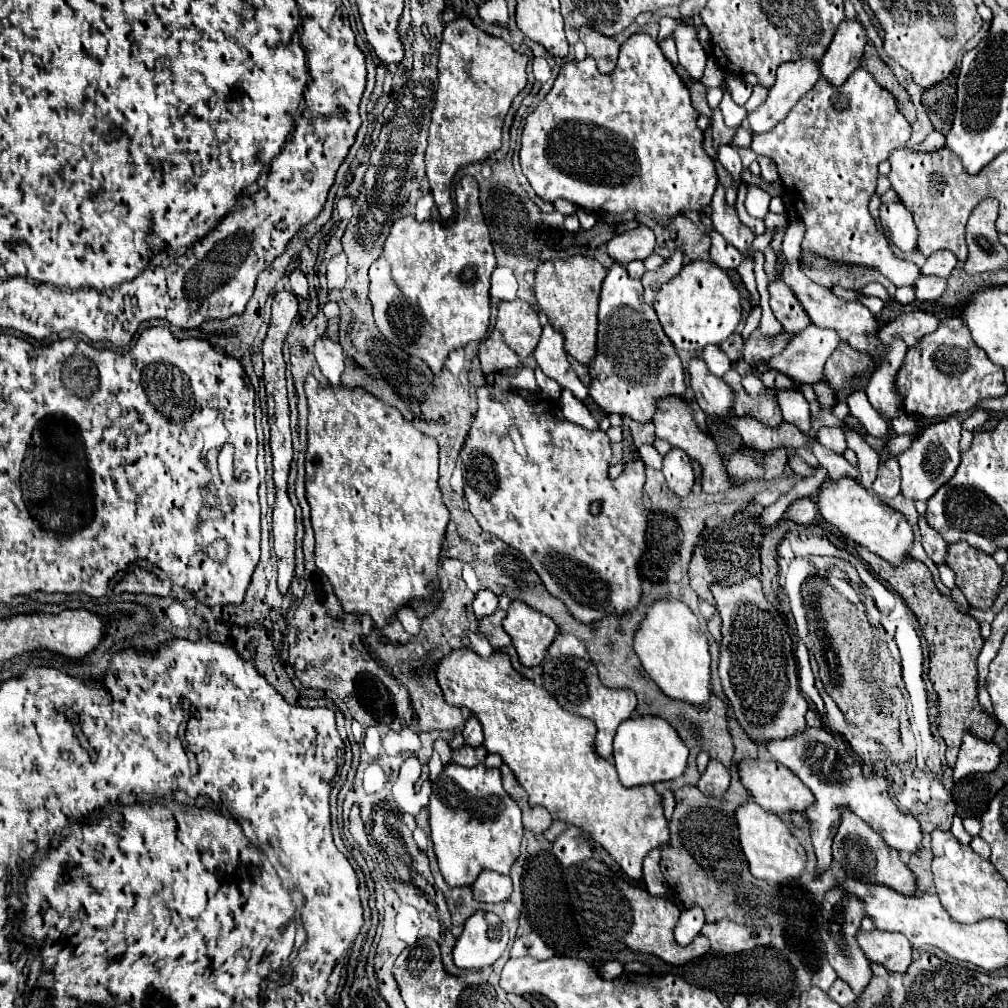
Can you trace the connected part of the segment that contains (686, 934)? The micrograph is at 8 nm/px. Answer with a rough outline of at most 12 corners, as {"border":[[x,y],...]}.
{"border":[[700,906],[684,910],[674,930],[678,944],[700,934],[704,912]]}

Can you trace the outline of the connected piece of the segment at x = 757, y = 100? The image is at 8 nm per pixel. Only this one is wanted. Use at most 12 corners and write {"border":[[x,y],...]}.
{"border":[[754,86],[750,100],[744,104],[748,112],[754,112],[768,96],[768,90]]}

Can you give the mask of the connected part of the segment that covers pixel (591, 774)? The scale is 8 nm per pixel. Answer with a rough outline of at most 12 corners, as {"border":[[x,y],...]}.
{"border":[[504,652],[436,664],[530,806],[582,828],[630,878],[668,842],[662,798],[626,788]]}

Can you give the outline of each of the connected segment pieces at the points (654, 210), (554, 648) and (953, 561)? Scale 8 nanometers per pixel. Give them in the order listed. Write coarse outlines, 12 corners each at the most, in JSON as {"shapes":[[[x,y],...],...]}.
{"shapes":[[[646,32],[526,118],[534,192],[668,224],[718,186]],[[560,632],[548,648],[550,658],[586,658],[586,646]],[[948,544],[944,564],[968,604],[990,610],[1004,570],[990,554]]]}

